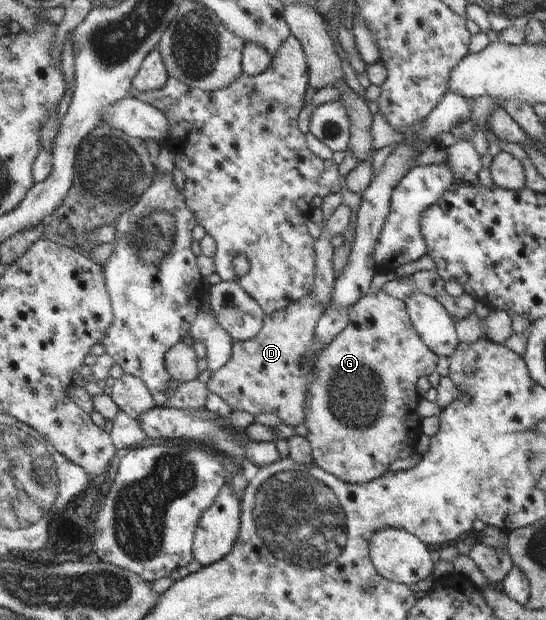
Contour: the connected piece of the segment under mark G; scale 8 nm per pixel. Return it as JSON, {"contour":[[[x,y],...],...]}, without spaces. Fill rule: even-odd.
{"contour":[[[382,291],[376,293],[368,292],[366,295],[360,296],[354,305],[349,307],[349,323],[337,334],[328,346],[321,349],[316,355],[316,364],[314,366],[317,378],[311,383],[307,393],[307,401],[305,402],[305,425],[308,427],[306,439],[311,445],[311,454],[313,463],[320,469],[329,474],[335,475],[343,482],[349,484],[363,484],[370,480],[379,478],[388,471],[389,465],[396,459],[404,459],[410,457],[416,450],[416,444],[421,433],[421,417],[418,416],[418,403],[421,399],[416,391],[416,381],[420,377],[428,377],[431,373],[436,372],[436,366],[440,359],[433,351],[430,351],[426,344],[420,339],[416,330],[411,325],[406,304],[399,299],[386,295]]]}

